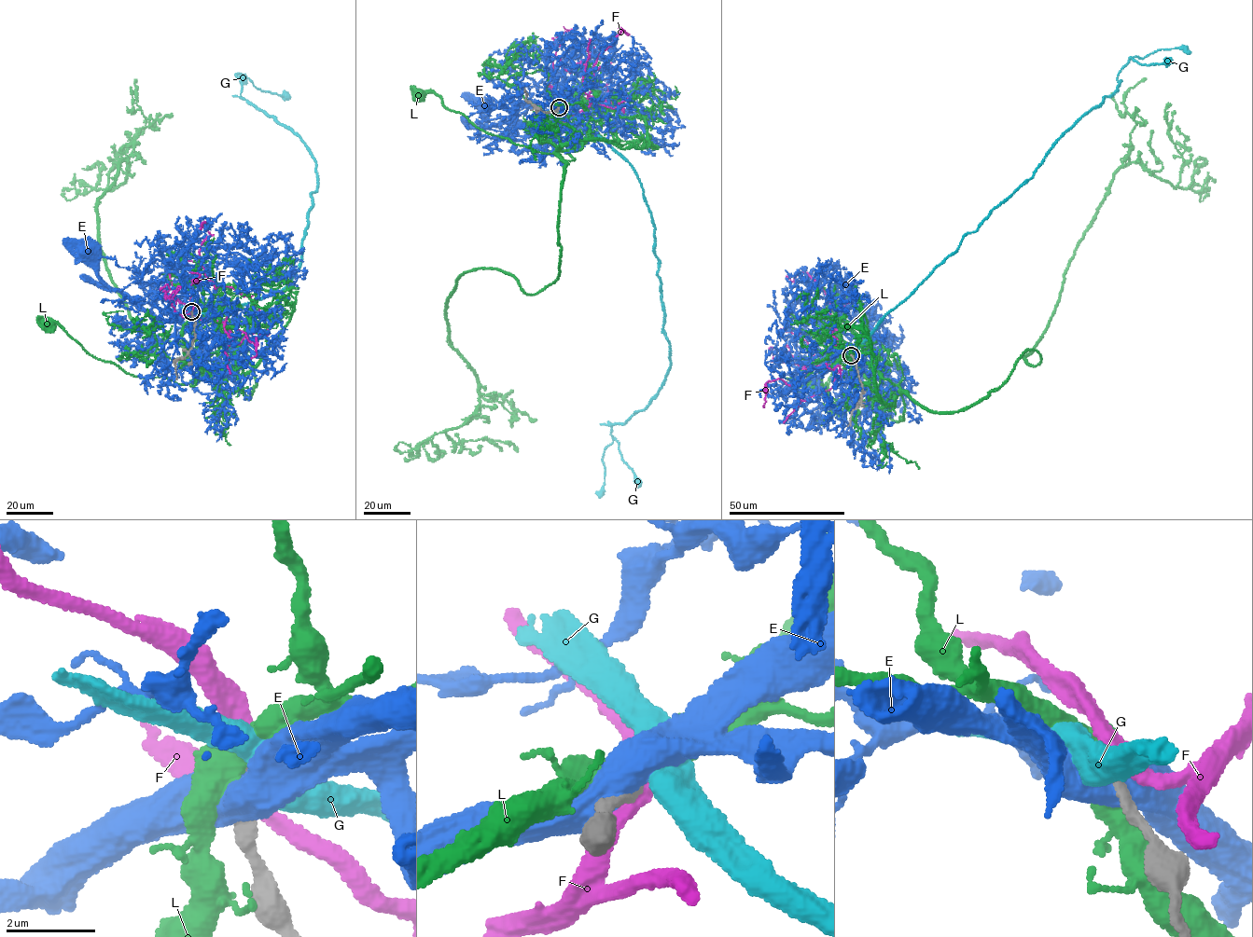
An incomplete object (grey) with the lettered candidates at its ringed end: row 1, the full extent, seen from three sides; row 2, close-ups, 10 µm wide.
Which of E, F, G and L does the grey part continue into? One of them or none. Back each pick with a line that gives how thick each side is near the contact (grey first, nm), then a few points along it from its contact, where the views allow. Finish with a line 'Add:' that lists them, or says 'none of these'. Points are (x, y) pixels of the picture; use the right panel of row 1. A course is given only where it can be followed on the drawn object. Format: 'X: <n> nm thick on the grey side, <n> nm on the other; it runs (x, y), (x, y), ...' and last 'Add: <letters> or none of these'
Add: none of these

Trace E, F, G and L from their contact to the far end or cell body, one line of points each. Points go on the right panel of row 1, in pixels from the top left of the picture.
E: (852, 356), (868, 365), (876, 365), (880, 358), (878, 351), (885, 340), (880, 341), (859, 313)
F: (852, 355), (857, 360), (843, 367), (840, 380), (828, 297), (806, 272), (792, 282), (786, 277)
G: (851, 354), (965, 236), (1031, 178), (1058, 138), (1118, 90), (1118, 73), (1132, 58), (1175, 48), (1190, 53)
L: (851, 355), (893, 408), (891, 389), (899, 389), (904, 419), (893, 421), (876, 406), (870, 393), (878, 391)

